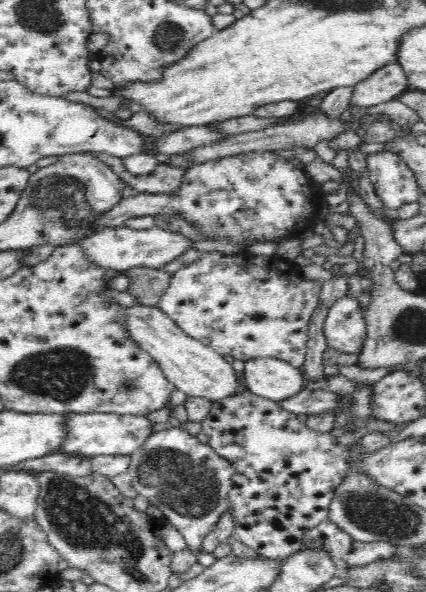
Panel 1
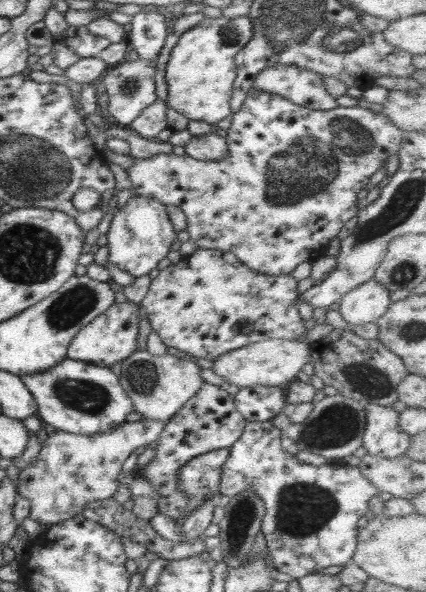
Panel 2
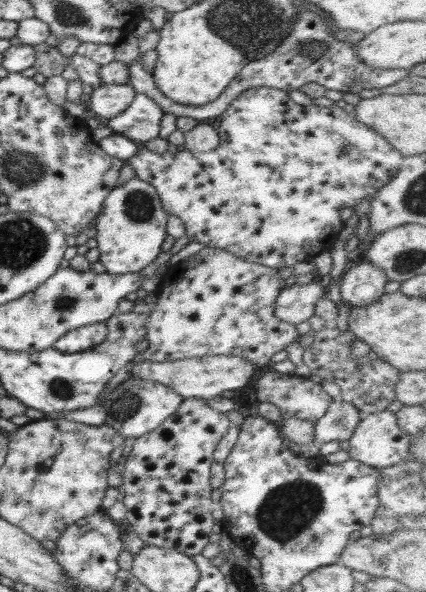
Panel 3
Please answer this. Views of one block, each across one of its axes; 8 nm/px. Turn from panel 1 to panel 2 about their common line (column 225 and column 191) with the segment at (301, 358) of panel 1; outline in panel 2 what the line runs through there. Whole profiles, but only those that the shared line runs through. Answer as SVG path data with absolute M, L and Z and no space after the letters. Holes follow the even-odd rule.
M198 248L190 256L182 257L178 264L170 264L151 280L140 305L146 313L152 331L167 346L188 352L196 358L216 360L226 354L266 339L298 339L306 335L304 320L296 306L298 281L290 274L267 275L245 266L232 252Z

